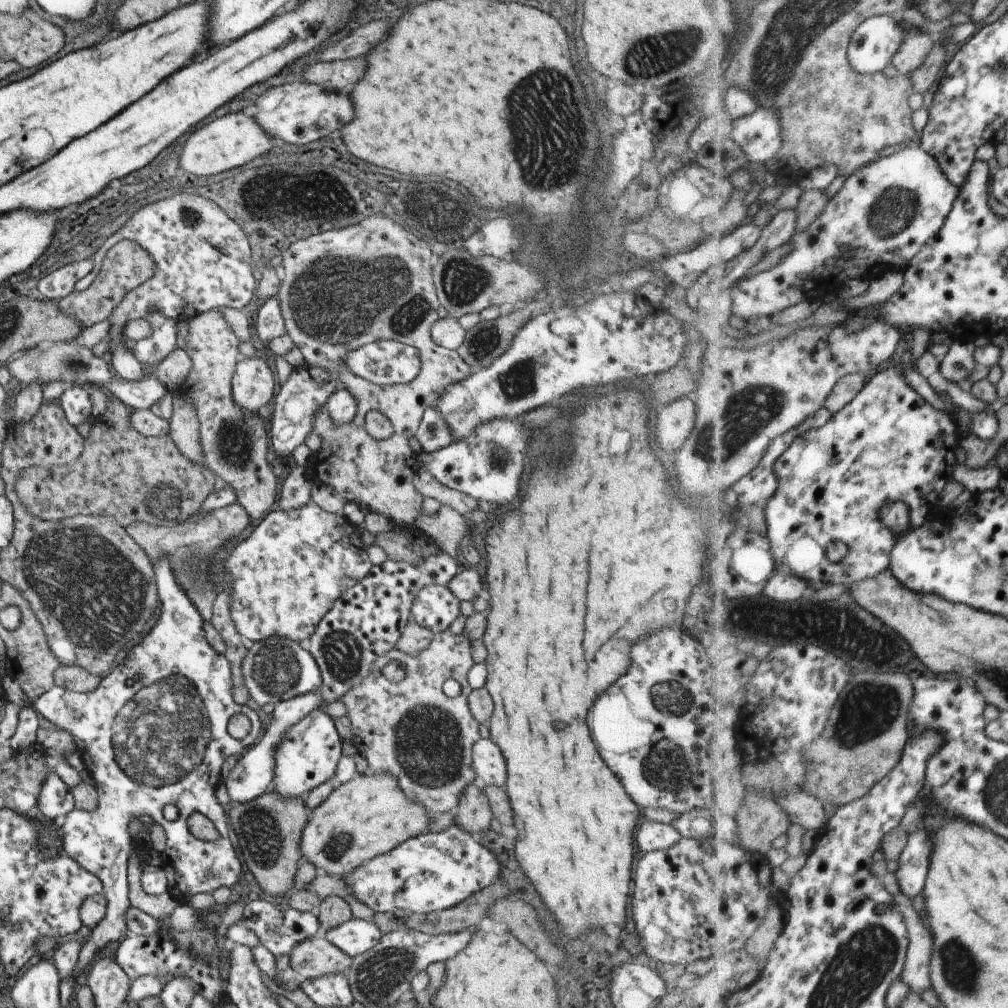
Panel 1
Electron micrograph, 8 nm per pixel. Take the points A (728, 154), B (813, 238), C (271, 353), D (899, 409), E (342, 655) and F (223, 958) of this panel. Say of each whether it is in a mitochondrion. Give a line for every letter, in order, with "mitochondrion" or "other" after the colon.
A: mitochondrion
B: other
C: other
D: other
E: mitochondrion
F: other

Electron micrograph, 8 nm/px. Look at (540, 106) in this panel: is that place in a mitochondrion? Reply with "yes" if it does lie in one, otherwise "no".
yes

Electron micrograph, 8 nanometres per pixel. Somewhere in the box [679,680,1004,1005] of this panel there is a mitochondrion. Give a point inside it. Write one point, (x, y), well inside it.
(953, 954)

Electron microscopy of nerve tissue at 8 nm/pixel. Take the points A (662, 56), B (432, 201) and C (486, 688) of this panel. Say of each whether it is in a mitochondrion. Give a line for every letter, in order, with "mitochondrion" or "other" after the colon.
A: mitochondrion
B: other
C: other

